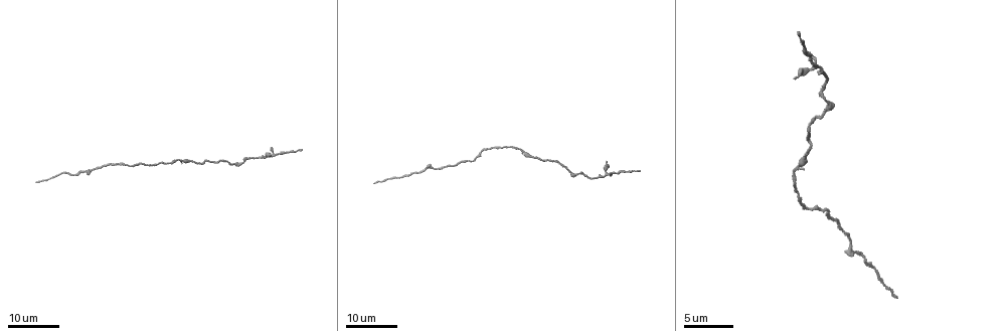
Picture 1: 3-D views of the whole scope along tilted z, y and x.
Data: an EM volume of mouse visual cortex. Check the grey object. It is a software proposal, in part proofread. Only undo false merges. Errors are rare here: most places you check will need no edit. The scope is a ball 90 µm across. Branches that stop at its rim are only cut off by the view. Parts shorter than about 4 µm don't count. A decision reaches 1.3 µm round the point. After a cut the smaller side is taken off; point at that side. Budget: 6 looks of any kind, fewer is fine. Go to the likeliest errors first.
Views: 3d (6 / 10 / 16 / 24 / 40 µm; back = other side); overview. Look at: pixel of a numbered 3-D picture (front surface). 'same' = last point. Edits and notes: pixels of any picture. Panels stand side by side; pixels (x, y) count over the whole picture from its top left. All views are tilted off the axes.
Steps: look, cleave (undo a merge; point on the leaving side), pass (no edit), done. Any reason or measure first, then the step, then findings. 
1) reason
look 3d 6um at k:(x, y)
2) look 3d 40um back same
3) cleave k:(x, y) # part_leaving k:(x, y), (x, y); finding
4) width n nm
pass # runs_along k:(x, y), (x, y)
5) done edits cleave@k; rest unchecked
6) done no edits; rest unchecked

four-way junction
look 3d 24um at 1:(605, 171)

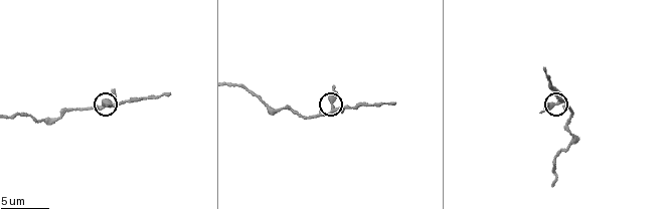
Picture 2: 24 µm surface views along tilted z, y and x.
look 3d 6um at 2:(333, 106)

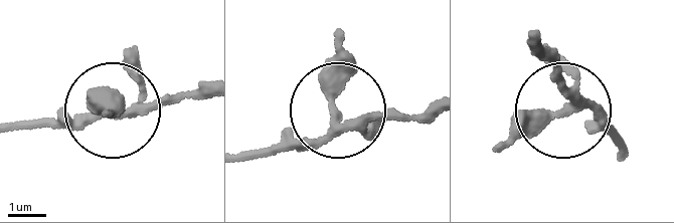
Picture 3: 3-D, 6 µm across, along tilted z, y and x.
pass # runs_along 3:(248, 154), (304, 147), (331, 125), (326, 81), (336, 33); all the same neuron

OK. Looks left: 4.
thin neck
look 3d 16um at 1:(403, 177)

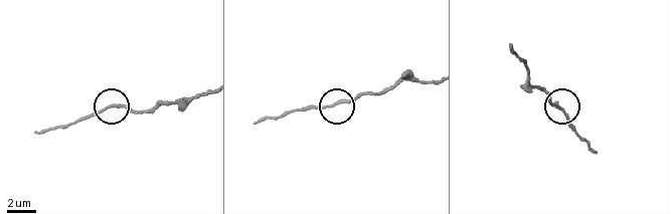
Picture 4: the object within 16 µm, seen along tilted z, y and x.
closer look
look 3d 10um at 4:(331, 104)

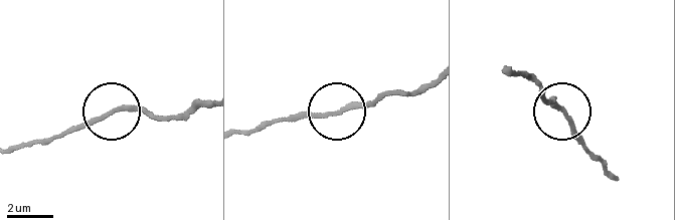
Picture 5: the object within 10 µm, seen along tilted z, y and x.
pass # runs_along 5:(429, 84), (382, 92), (342, 112), (286, 119); all the same neuron

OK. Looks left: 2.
sudden change in width
look 3d 16um at 1:(193, 163)

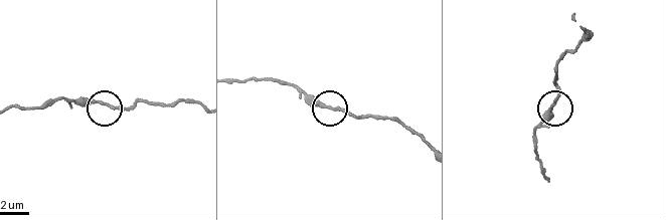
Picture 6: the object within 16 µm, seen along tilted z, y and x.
look 3d 6um at 6:(101, 104)

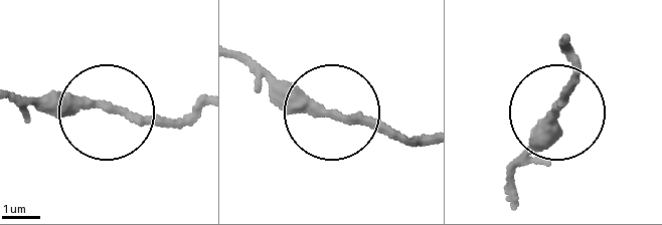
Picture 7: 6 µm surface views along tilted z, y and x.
pass # runs_along 7:(511, 187), (573, 70); all the same neuron

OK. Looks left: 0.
done no edits; rest unchecked

